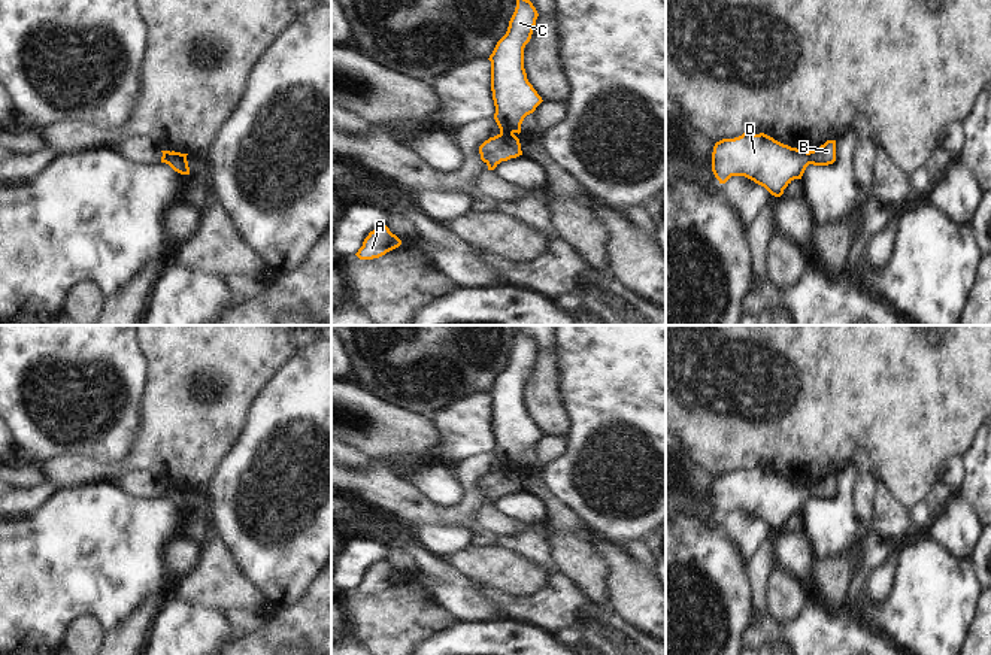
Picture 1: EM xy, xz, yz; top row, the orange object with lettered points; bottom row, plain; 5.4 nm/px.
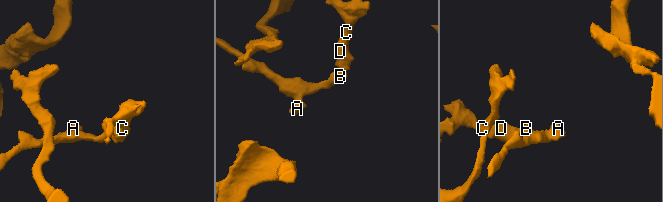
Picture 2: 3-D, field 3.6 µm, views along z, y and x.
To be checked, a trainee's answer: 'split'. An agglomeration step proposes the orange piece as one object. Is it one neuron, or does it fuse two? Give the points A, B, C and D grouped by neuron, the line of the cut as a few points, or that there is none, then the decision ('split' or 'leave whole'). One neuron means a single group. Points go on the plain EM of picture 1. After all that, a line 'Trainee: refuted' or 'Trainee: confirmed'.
groups A B / C D; cut xz (500, 467), (512, 469); split
Trainee: confirmed

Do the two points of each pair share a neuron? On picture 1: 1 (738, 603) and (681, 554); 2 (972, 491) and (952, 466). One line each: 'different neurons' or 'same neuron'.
1: same neuron
2: different neurons

